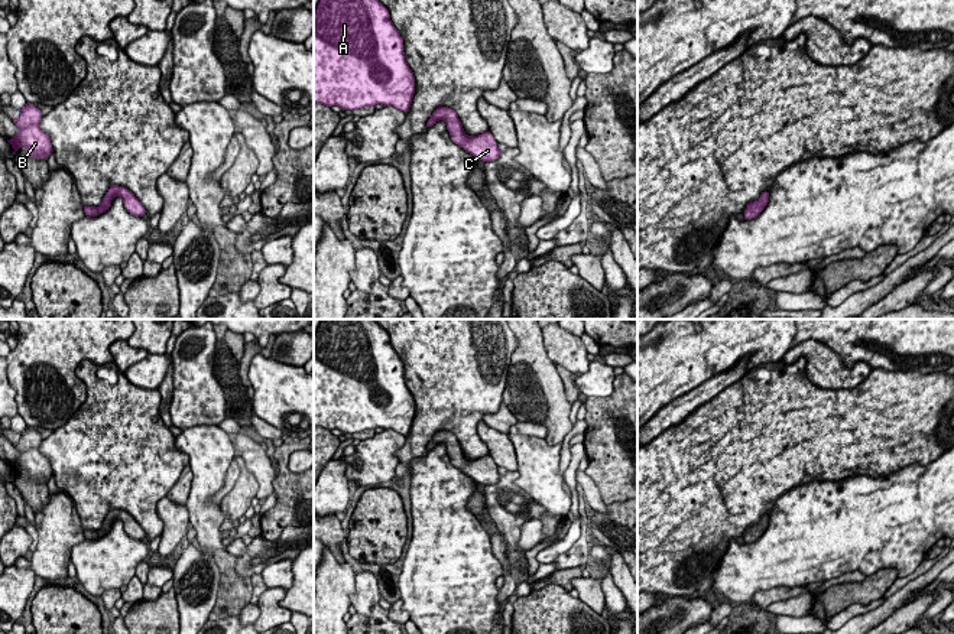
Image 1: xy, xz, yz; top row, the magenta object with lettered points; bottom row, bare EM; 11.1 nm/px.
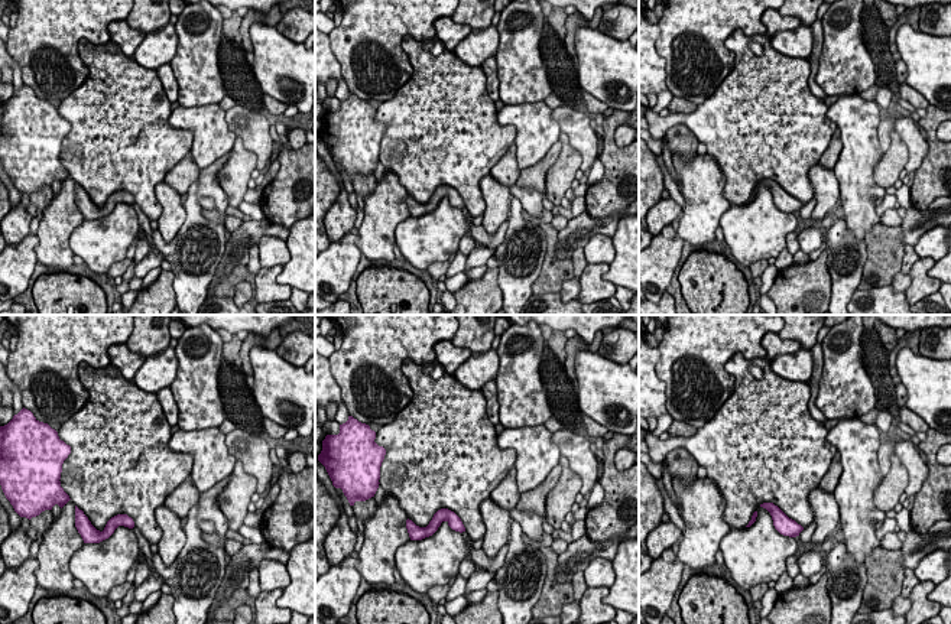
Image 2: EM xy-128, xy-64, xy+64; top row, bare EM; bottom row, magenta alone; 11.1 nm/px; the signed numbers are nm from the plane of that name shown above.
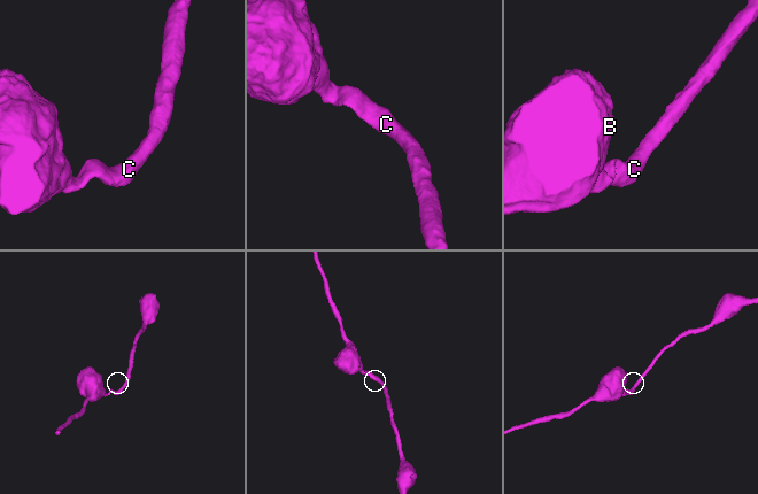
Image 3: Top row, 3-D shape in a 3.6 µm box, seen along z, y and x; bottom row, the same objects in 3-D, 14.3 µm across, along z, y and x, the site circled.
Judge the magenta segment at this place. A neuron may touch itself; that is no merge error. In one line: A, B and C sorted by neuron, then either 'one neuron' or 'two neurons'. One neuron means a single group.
A B C; one neuron

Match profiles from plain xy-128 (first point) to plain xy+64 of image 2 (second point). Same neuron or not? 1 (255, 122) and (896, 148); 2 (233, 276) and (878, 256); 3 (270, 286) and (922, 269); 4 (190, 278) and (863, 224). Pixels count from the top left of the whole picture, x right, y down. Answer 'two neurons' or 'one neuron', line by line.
1: two neurons
2: one neuron
3: one neuron
4: two neurons

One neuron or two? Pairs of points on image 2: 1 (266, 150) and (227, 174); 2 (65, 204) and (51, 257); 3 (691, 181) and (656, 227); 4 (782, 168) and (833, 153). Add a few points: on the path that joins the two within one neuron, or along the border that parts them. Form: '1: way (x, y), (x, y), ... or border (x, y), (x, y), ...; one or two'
1: border (237, 136), (256, 156), (257, 168); two
2: way (61, 217), (54, 231), (54, 244); one
3: border (682, 208), (678, 218); two
4: border (837, 127), (827, 149), (817, 162); two

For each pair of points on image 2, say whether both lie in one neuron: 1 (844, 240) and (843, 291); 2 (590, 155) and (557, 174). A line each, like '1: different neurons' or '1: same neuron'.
1: same neuron
2: different neurons

